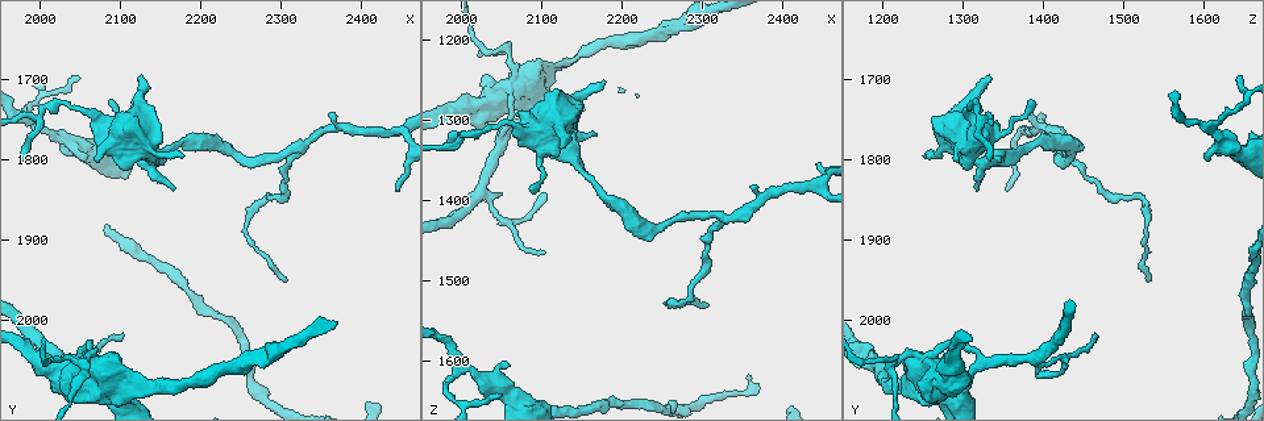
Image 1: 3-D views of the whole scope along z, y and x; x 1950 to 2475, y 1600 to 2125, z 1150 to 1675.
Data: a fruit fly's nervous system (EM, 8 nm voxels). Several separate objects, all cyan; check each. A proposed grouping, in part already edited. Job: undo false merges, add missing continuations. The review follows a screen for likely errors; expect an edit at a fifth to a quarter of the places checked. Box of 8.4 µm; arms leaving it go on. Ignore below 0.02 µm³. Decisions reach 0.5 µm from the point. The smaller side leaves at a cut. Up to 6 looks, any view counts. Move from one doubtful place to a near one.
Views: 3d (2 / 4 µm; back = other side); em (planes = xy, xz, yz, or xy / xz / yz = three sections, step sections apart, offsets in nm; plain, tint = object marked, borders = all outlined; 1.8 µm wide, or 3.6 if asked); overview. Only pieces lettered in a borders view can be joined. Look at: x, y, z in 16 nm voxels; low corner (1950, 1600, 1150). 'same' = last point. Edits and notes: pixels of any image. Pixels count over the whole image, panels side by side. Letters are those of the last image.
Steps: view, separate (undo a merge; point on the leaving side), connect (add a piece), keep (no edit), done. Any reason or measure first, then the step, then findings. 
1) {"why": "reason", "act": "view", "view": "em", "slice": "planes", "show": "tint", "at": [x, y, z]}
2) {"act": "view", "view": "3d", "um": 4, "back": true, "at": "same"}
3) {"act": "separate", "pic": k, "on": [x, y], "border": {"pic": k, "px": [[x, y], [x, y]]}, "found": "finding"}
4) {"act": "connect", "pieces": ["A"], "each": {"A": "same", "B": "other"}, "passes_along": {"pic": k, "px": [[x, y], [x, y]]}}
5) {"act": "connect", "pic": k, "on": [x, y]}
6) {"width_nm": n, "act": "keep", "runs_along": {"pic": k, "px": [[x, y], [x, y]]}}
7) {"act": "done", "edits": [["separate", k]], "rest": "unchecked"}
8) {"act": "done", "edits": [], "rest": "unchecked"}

{"why": "sharp bend", "act": "view", "view": "3d", "um": 4, "at": [2320, 1790, 1420]}

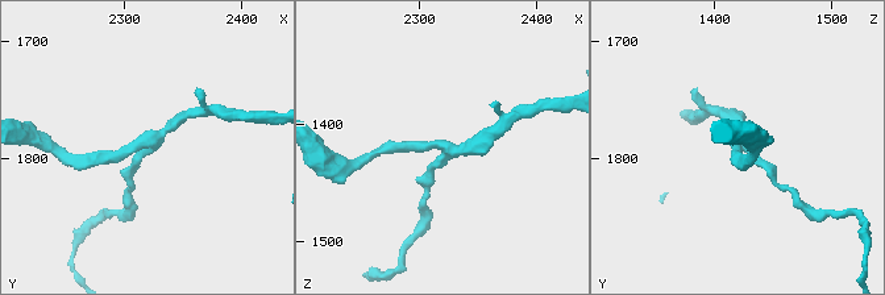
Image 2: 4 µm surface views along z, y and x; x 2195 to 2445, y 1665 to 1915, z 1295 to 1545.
{"arms": 3, "act": "view", "view": "em", "slice": "planes", "show": "tint", "at": [2316, 1786, 1418]}

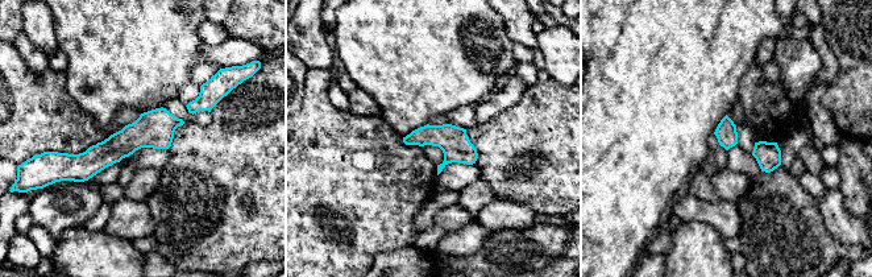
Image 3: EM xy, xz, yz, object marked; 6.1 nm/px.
{"act": "view", "view": "em", "slice": "planes", "show": "borders", "at": "same"}

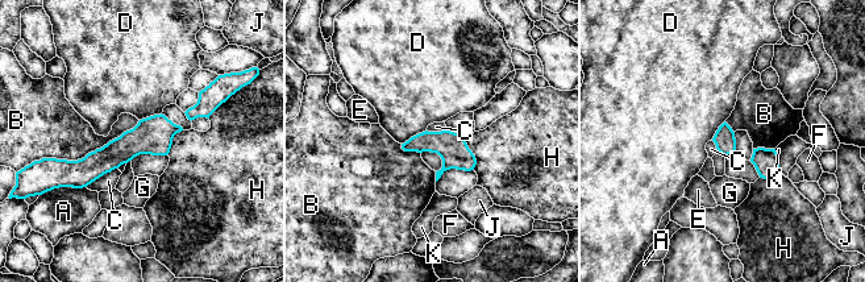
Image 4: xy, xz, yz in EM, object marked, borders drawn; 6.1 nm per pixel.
{"longest_contact_nm": ["B", 600], "act": "keep", "each": {"A": "other", "B": "other", "C": "other", "D": "other", "E": "other", "F": "other", "G": "other", "H": "other", "J": "other", "K": "other"}, "found": "continuous, no second neuron"}

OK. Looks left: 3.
{"why": "an open end", "act": "view", "view": "em", "slice": "planes", "show": "borders", "at": [2165, 1835, 1315]}

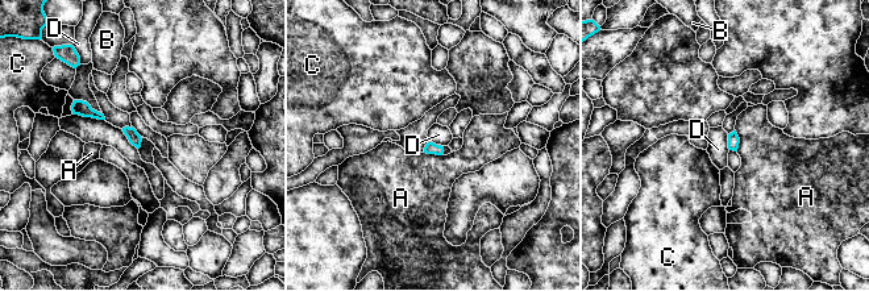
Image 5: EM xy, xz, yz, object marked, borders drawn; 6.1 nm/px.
{"longest_contact_nm": ["A", 140], "act": "keep", "each": {"A": "other", "B": "other", "C": "other", "D": "other"}, "found": "none of them fits"}

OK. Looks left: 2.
{"act": "view", "view": "em", "slice": "xz", "step": 8, "show": "borders", "at": [2125, 1700, 1335]}

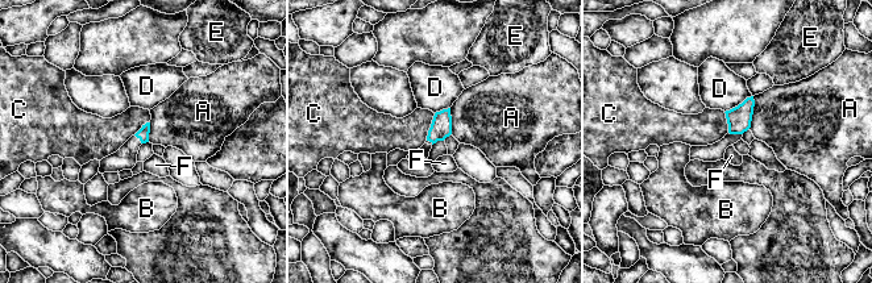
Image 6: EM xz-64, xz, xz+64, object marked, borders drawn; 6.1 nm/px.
{"act": "keep", "each": {"A": "other", "B": "other", "C": "other", "D": "other", "E": "other", "F": "other"}, "border": {"pic": 6, "px": [[435, 113], [426, 140]]}, "found": "no lettered piece goes on from it"}

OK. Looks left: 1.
{"act": "done", "edits": [], "rest": "unchecked"}

